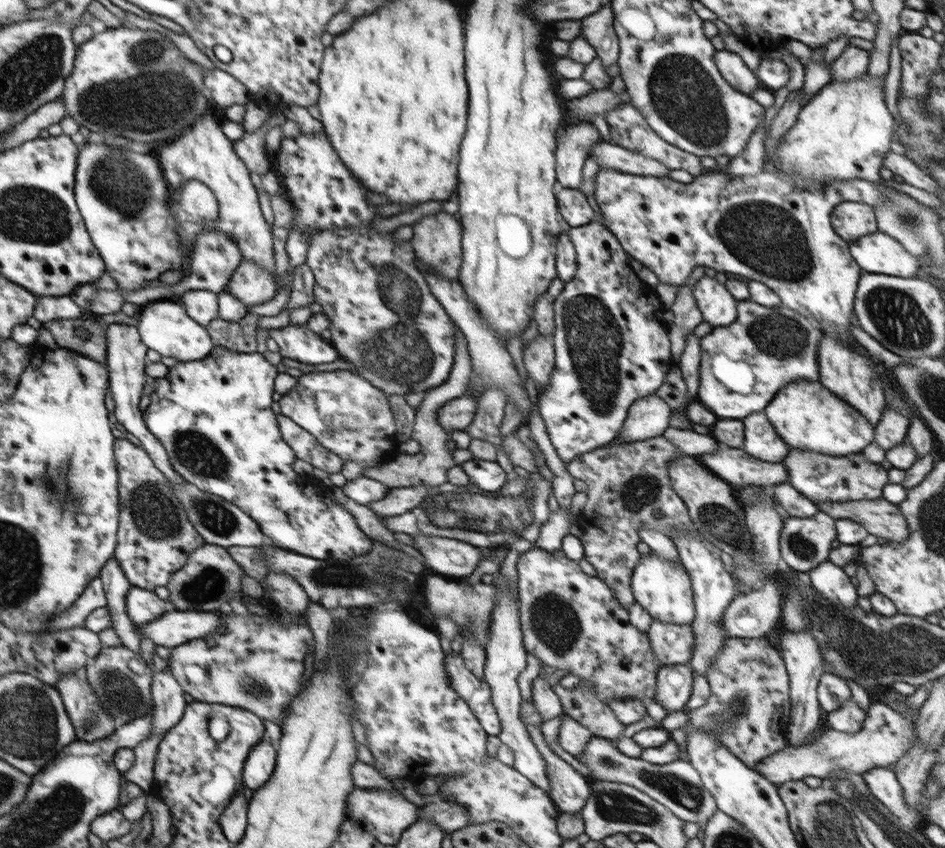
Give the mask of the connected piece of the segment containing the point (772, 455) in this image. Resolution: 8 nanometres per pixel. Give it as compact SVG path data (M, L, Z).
M754 412L741 420L745 426L744 450L758 460L782 463L790 448L764 412Z

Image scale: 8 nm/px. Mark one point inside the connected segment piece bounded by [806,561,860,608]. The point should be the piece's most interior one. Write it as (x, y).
(831, 581)

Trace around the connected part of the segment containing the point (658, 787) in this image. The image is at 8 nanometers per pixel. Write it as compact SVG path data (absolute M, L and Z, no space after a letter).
M593 736L578 761L592 771L591 781L619 782L644 792L672 811L685 822L695 822L705 827L705 822L717 811L717 804L702 784L699 772L688 762L676 760L666 765L652 765L642 759L628 758L608 739Z

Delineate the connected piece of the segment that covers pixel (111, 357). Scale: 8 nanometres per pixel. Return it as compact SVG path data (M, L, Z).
M112 323L106 326L107 332L107 368L109 369L110 392L114 399L114 416L117 421L126 428L127 432L134 434L140 440L141 447L149 452L158 467L164 473L165 478L172 484L182 484L184 478L180 477L170 464L166 449L160 441L148 430L144 422L143 412L140 410L140 401L144 385L148 376L144 368L148 364L146 359L149 349L140 338L138 327L124 324Z

